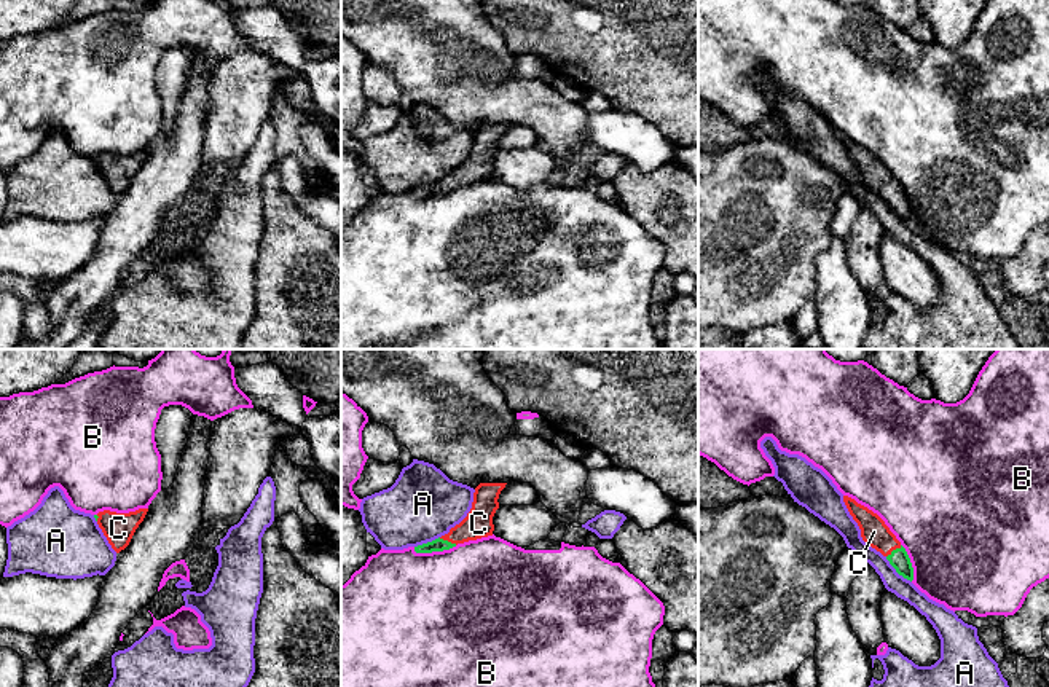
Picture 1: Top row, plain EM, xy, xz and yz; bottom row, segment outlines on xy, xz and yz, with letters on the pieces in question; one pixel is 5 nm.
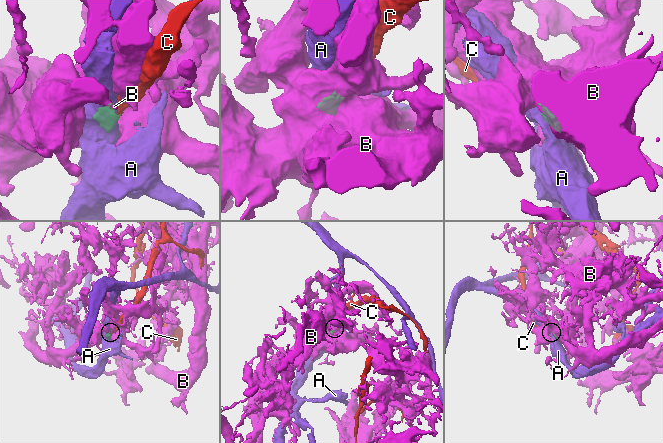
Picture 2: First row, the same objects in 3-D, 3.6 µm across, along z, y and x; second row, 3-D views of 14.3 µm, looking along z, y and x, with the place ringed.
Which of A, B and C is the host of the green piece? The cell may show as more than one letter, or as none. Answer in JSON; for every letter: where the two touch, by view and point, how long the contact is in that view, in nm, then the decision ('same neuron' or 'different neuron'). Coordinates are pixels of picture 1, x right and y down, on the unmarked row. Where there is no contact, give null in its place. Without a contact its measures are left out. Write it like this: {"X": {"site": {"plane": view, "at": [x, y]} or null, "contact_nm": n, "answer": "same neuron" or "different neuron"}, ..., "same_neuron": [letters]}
{"A": {"site": {"plane": "yz", "at": [896, 214]}, "contact_nm": 190, "answer": "different neuron"}, "B": {"site": {"plane": "xz", "at": [434, 193]}, "contact_nm": 220, "answer": "different neuron"}, "C": {"site": {"plane": "yz", "at": [893, 193]}, "contact_nm": 100, "answer": "same neuron"}, "same_neuron": ["C"]}

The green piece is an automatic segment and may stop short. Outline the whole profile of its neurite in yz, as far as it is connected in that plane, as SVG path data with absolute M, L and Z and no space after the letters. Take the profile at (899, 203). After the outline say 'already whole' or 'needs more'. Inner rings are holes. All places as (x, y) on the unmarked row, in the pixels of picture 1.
M843 139L843 145L853 163L858 166L862 183L880 194L899 218L912 225L913 210L910 201L885 164L848 139Z; needs more

